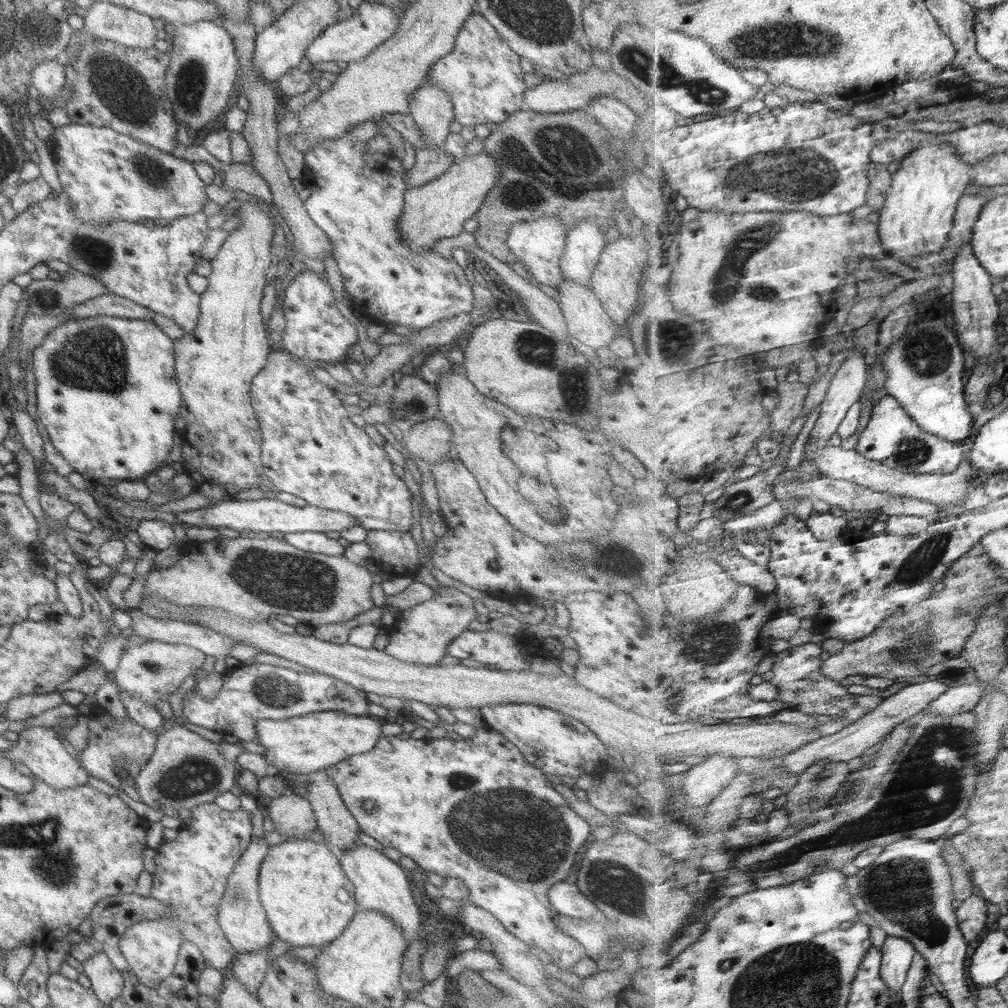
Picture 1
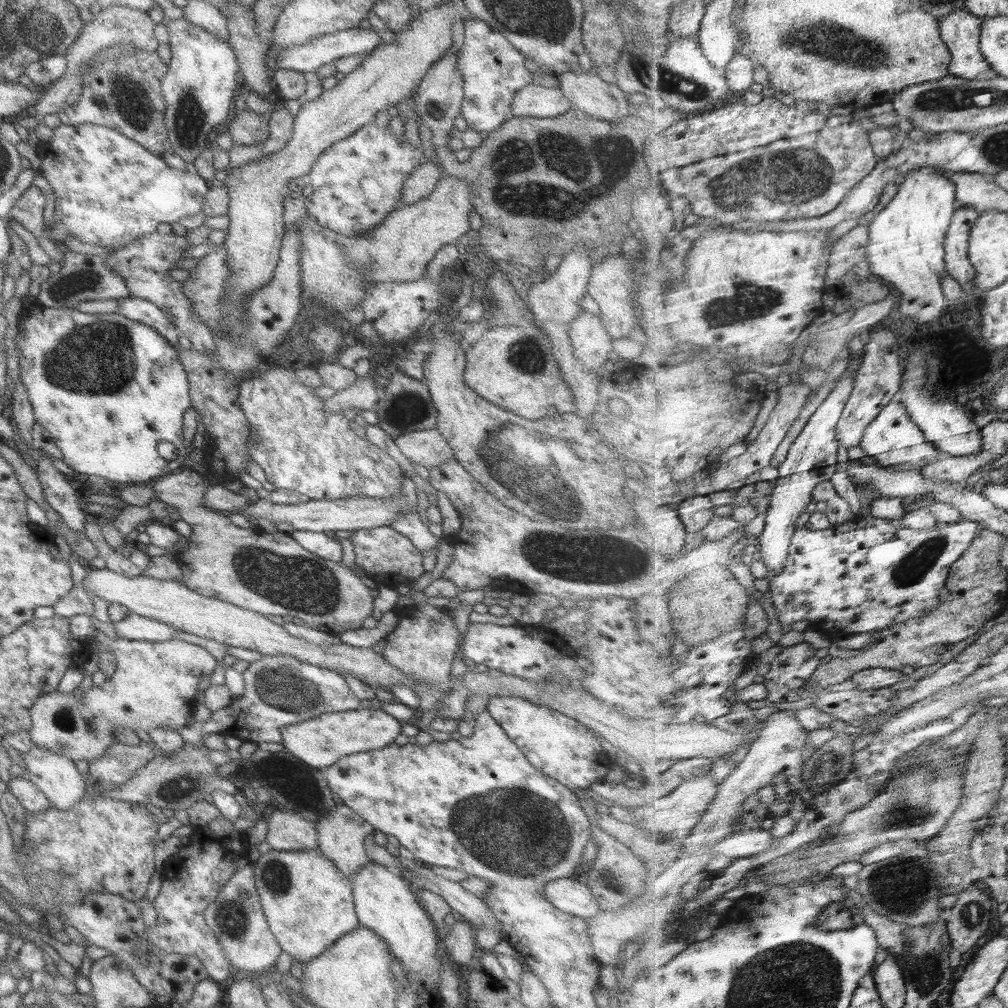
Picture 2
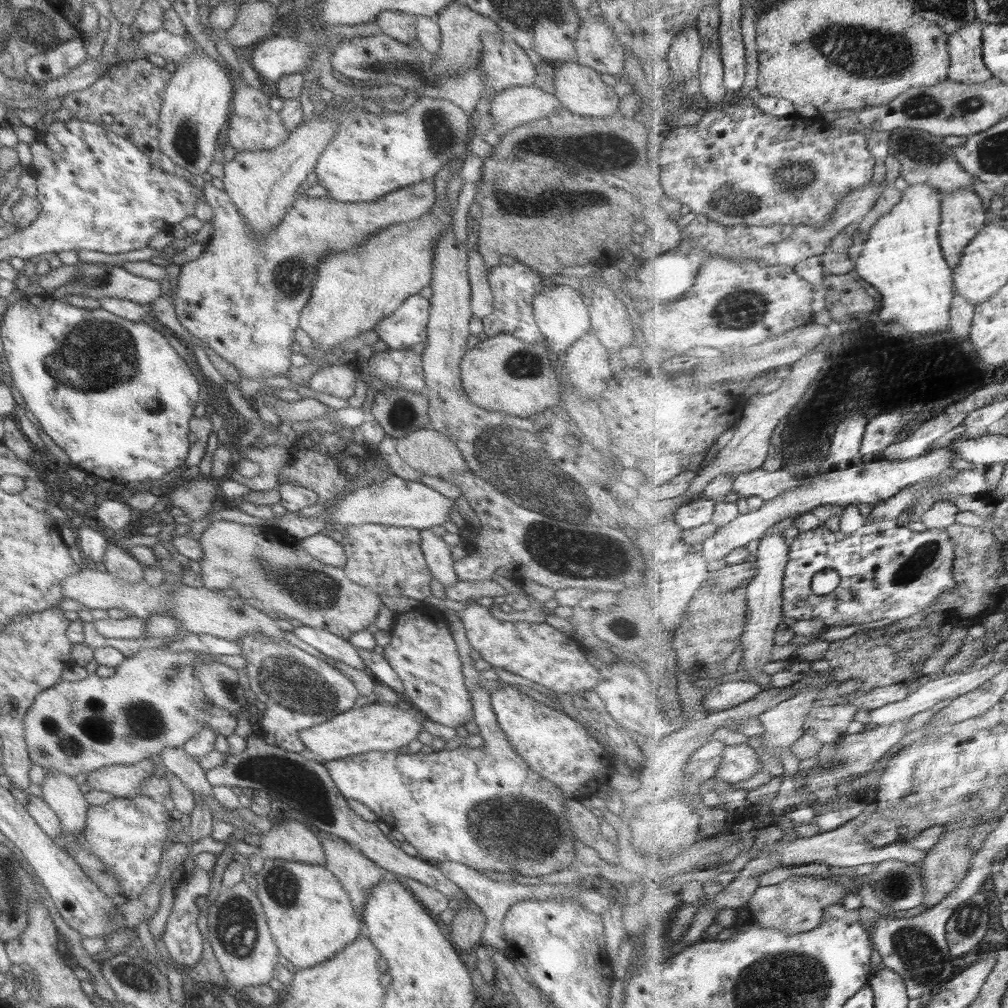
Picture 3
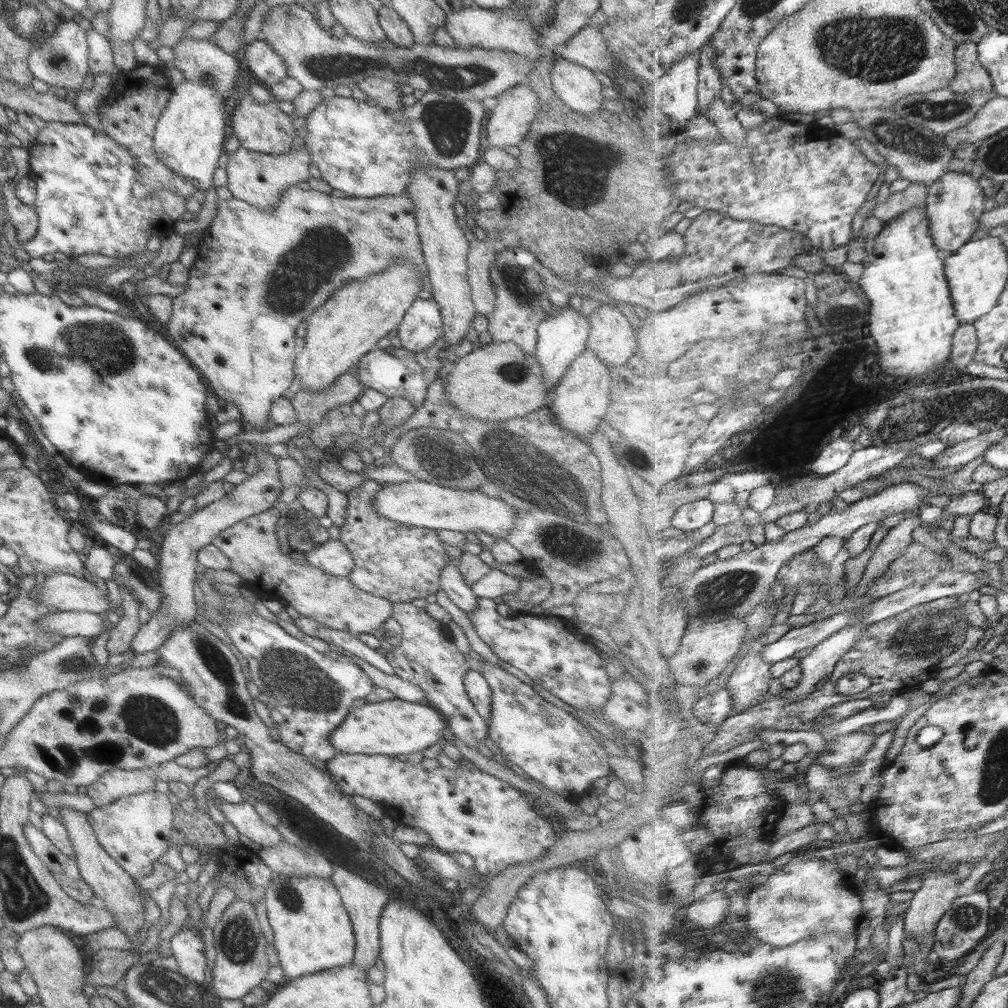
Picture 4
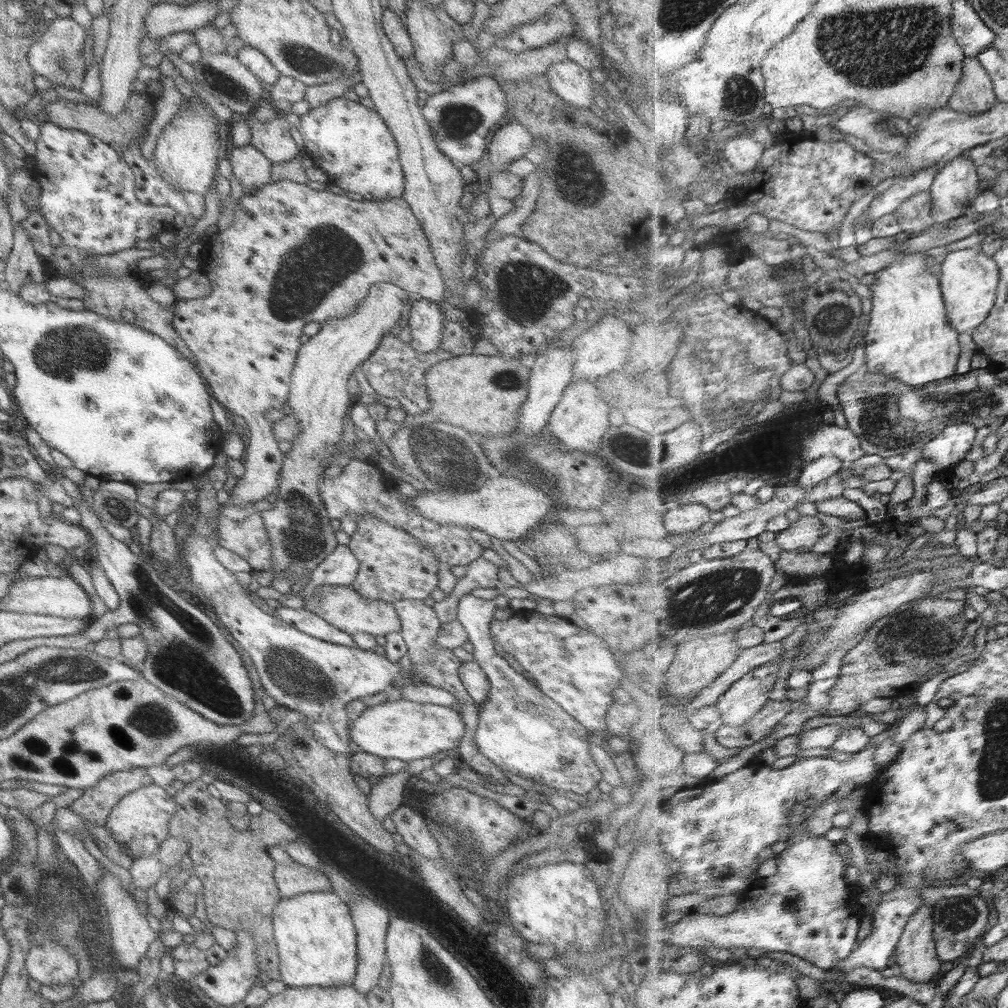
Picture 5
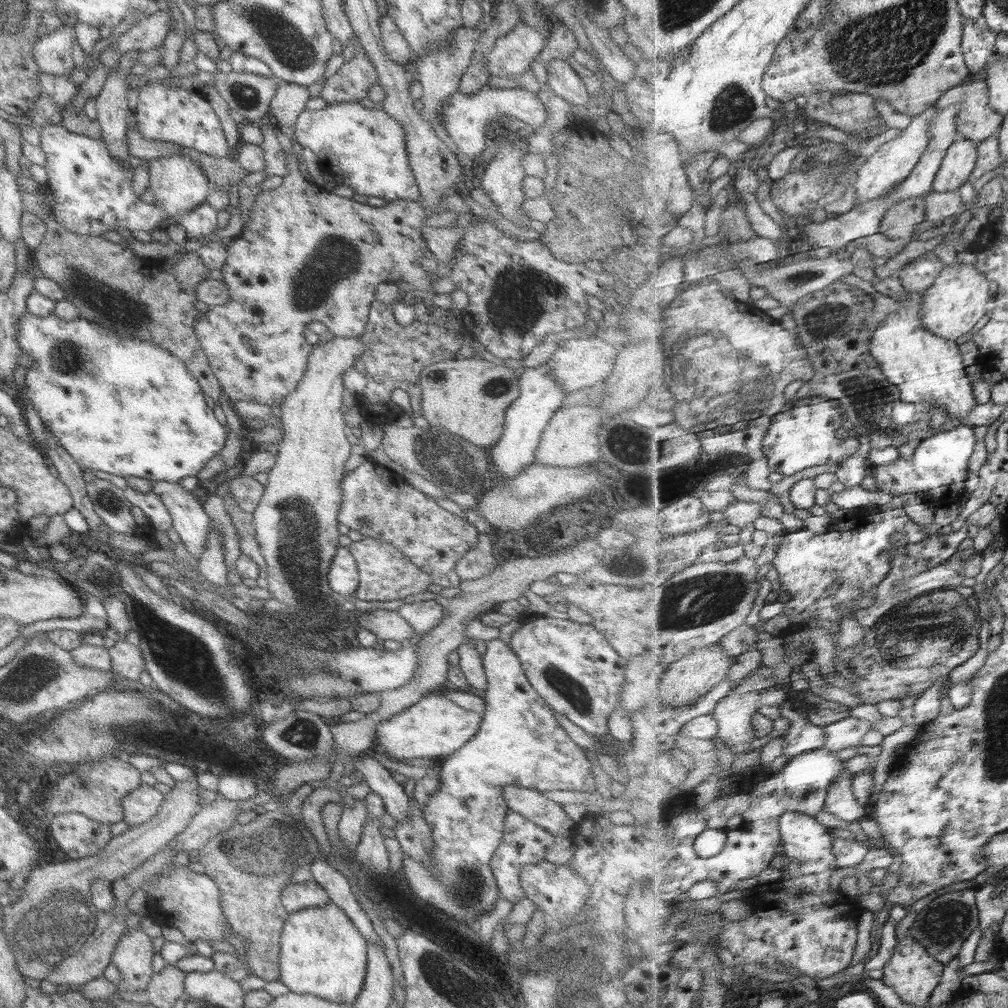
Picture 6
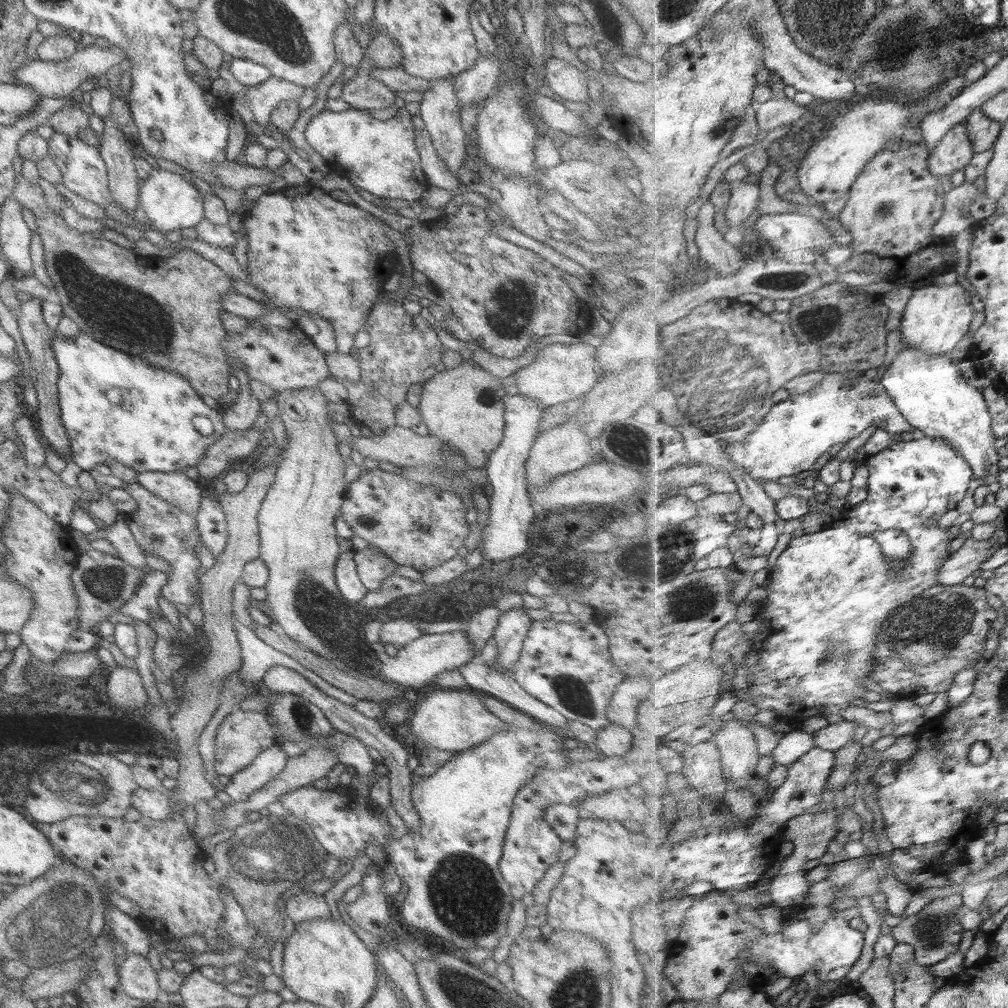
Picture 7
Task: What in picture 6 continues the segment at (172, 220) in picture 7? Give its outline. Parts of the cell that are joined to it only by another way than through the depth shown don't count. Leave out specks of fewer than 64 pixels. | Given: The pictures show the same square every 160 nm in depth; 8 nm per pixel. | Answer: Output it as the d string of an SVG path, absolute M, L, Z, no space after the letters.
M170 154L163 158L150 160L148 164L147 172L149 173L149 191L153 197L152 203L166 214L167 219L177 221L180 214L185 214L203 204L207 193L212 188L209 180L205 179L203 171L195 165L192 158Z

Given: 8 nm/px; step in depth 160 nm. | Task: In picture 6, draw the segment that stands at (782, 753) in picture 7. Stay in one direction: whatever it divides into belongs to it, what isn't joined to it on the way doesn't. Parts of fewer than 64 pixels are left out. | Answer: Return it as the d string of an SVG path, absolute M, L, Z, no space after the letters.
M810 721L793 722L789 734L784 735L784 755L790 760L800 754L819 750L825 746L827 735L824 726L816 726Z

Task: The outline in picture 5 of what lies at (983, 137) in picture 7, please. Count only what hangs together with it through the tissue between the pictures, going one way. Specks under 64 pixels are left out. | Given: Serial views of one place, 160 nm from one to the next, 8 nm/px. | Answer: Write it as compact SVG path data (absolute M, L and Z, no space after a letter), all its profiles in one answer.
M966 57L963 72L963 79L946 108L969 115L981 115L993 109L999 102L995 84L978 58Z

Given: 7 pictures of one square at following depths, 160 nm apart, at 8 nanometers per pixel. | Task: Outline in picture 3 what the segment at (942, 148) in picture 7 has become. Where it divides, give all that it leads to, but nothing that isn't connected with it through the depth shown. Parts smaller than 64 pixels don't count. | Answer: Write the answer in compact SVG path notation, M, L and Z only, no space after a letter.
M969 189L942 196L942 224L939 227L942 249L952 267L956 267L967 245L989 222L983 198Z

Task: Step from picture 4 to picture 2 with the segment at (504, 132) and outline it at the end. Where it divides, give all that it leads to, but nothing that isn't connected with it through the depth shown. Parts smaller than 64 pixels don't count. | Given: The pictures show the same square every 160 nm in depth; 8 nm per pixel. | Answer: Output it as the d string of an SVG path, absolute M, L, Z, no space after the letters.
M527 84L511 98L510 117L554 118L569 110L567 99L559 88Z

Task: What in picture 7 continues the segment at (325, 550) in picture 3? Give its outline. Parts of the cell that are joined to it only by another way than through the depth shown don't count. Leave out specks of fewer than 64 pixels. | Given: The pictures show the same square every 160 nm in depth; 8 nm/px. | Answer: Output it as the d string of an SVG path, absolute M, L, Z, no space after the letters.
M351 552L339 554L333 576L339 595L348 603L356 604L365 597L366 590L356 576L356 567Z

